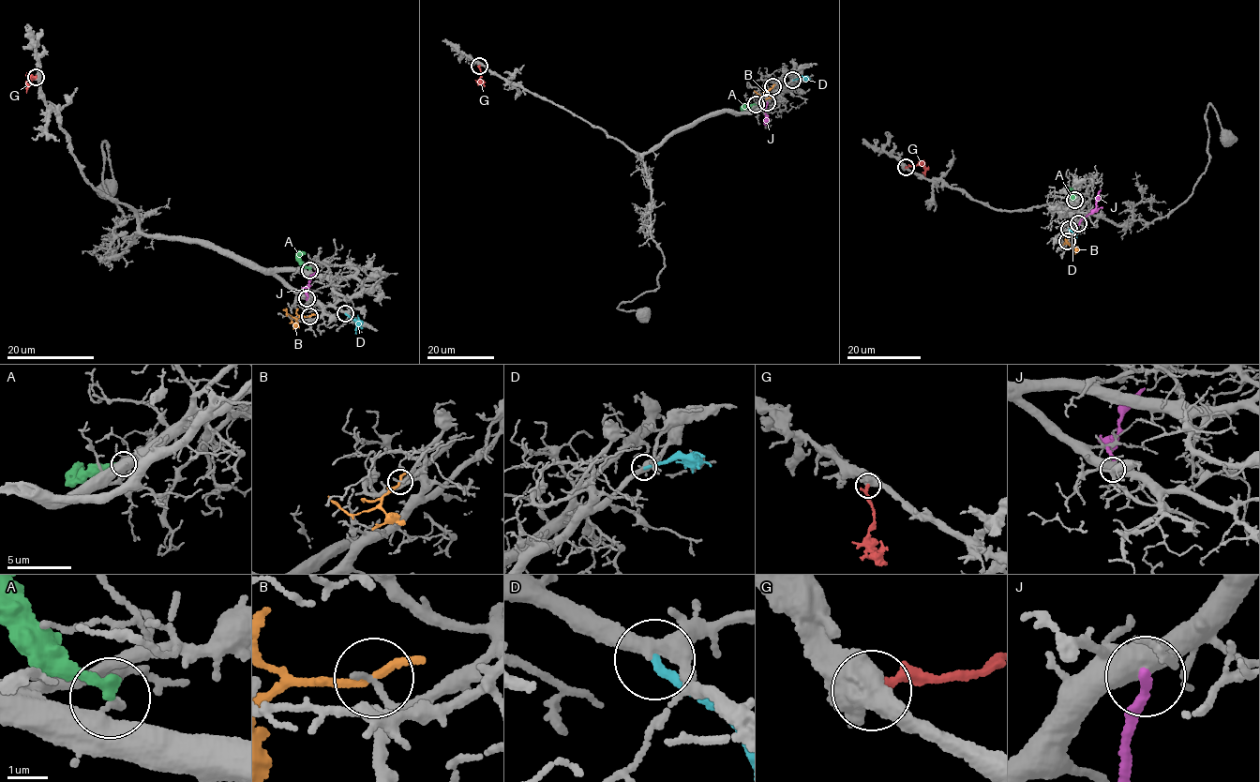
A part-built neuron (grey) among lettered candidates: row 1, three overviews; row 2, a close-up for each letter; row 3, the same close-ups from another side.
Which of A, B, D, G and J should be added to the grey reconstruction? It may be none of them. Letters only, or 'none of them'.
D

